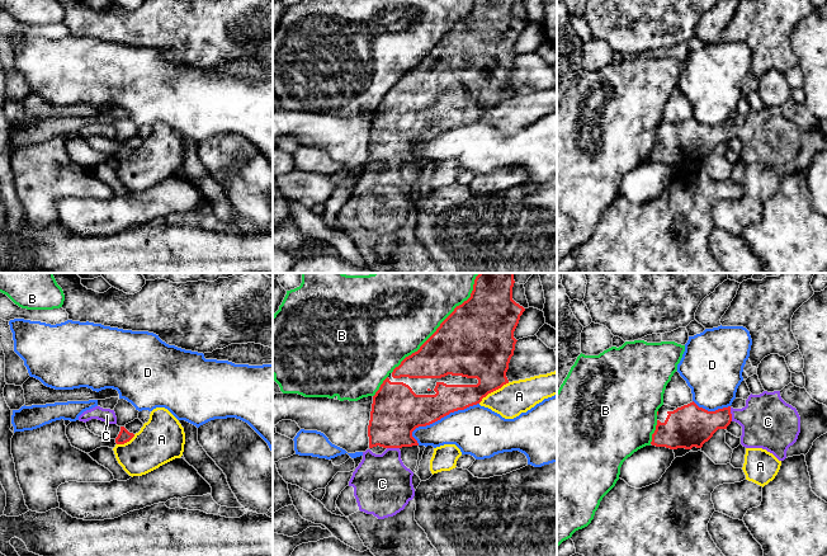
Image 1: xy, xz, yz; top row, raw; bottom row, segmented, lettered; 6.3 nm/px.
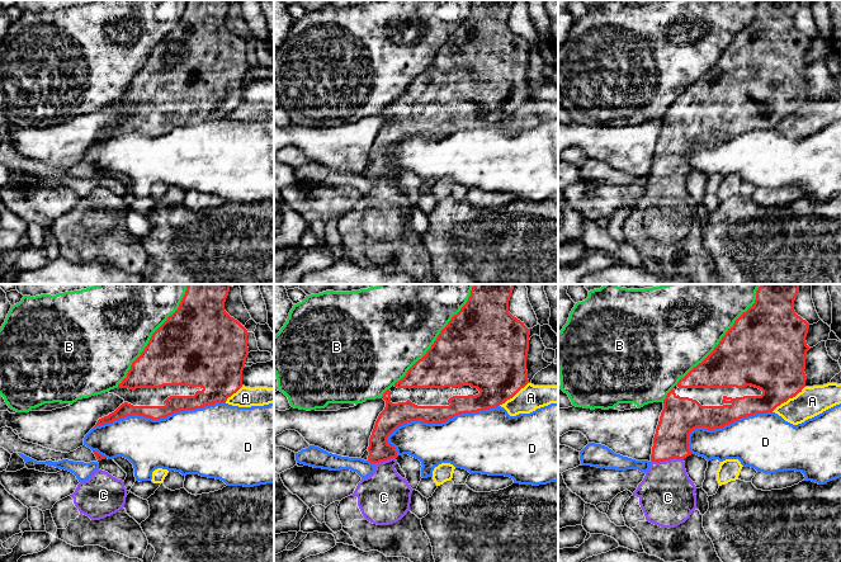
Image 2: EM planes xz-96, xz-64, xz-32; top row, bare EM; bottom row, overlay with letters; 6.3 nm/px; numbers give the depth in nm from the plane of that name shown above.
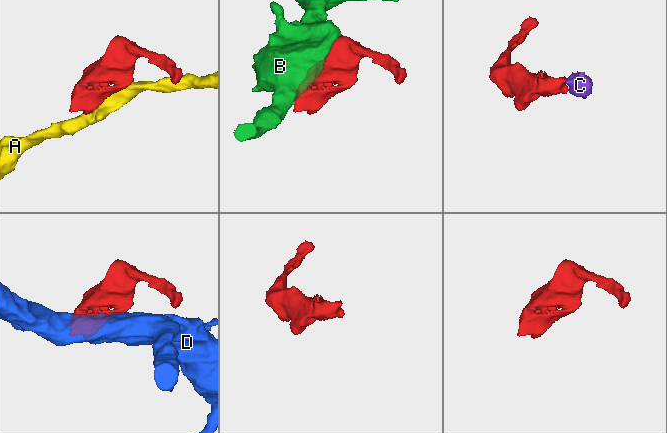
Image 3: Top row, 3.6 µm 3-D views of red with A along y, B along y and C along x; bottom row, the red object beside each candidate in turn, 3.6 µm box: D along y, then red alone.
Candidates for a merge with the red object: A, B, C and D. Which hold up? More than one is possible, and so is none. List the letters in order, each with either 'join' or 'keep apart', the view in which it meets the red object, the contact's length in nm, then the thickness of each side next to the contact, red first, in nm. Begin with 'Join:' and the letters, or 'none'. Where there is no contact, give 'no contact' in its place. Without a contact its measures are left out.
Join: C
A: keep apart; contact in xz; length 240 nm; calibres 340 and 200 nm
B: keep apart; contact in xz; length 750 nm; calibres 460 and 440 nm
C: join; contact in yz; length 90 nm; calibres 240 and 340 nm
D: keep apart; contact in xz; length 480 nm; calibres 260 and 320 nm

